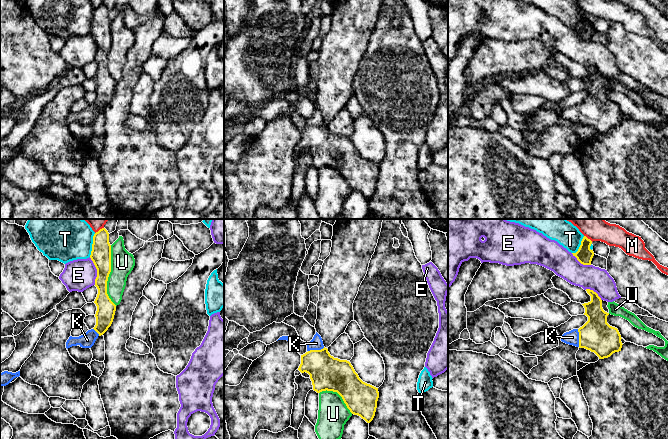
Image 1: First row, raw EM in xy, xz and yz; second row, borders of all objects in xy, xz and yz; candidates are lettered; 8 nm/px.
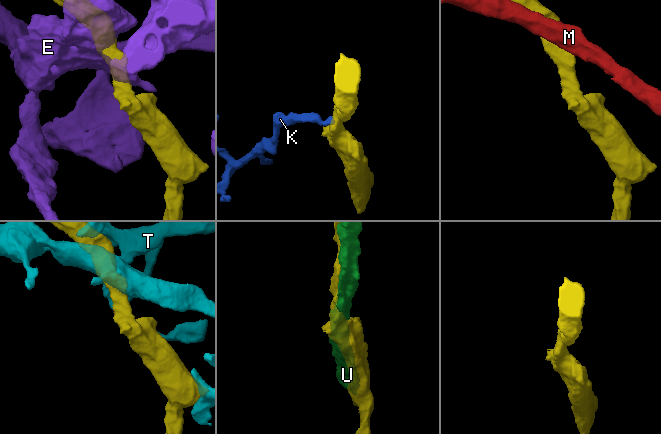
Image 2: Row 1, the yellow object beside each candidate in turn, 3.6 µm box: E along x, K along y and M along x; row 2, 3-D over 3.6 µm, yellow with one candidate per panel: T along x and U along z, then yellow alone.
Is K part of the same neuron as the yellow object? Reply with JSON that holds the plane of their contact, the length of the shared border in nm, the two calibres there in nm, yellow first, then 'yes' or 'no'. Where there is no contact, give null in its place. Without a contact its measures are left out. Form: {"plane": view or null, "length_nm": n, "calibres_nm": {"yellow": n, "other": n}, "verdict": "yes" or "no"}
{"plane": "yz", "length_nm": 140, "calibres_nm": {"yellow": 260, "other": 110}, "verdict": "yes"}

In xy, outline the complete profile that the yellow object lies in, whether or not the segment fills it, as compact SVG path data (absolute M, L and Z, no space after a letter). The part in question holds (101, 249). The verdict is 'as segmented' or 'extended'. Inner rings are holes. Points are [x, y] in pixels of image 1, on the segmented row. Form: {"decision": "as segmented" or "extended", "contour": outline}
{"decision": "extended", "contour": "M105 228L100 229L93 236L90 258L97 269L95 286L98 294L94 301L97 306L96 325L79 337L70 336L66 342L67 349L77 345L82 348L91 348L96 339L108 330L114 319L116 305L107 294L107 281L111 272L111 245L109 233Z"}

